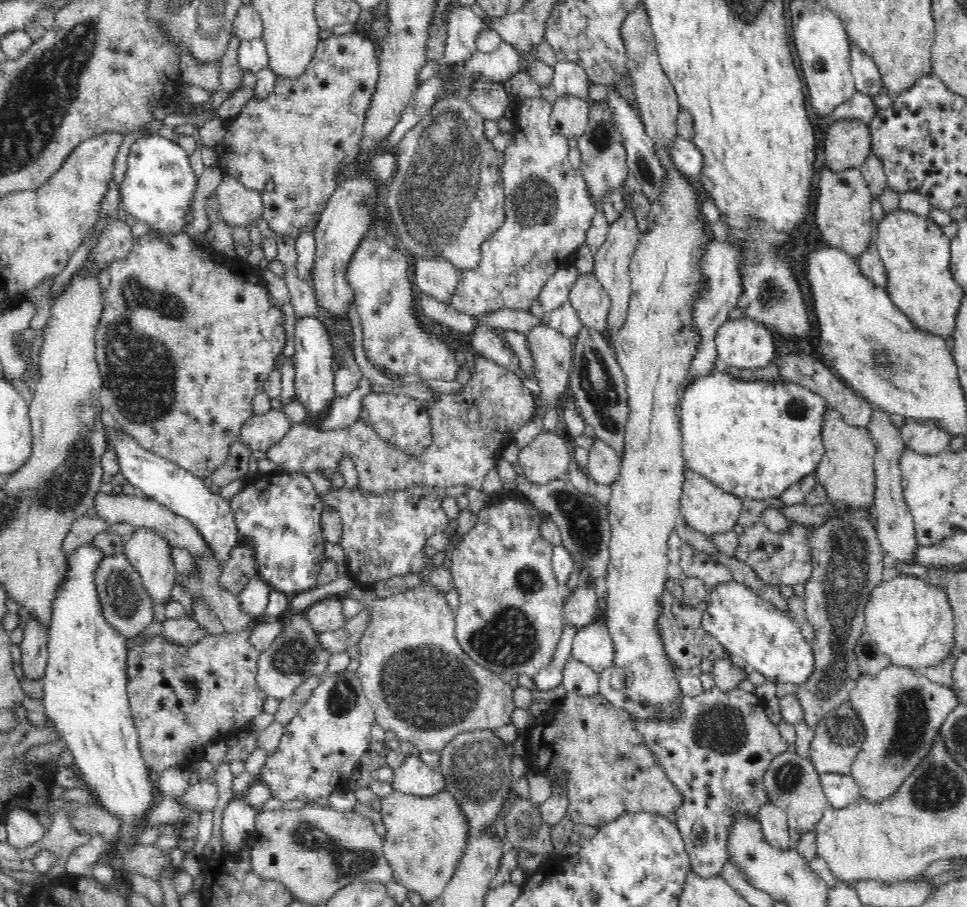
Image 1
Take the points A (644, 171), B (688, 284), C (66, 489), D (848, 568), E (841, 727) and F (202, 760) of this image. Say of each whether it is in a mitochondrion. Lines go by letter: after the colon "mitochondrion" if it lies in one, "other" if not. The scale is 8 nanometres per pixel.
A: mitochondrion
B: mitochondrion
C: mitochondrion
D: mitochondrion
E: mitochondrion
F: other

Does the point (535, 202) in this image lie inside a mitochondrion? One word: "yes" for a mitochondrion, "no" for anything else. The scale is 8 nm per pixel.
yes

